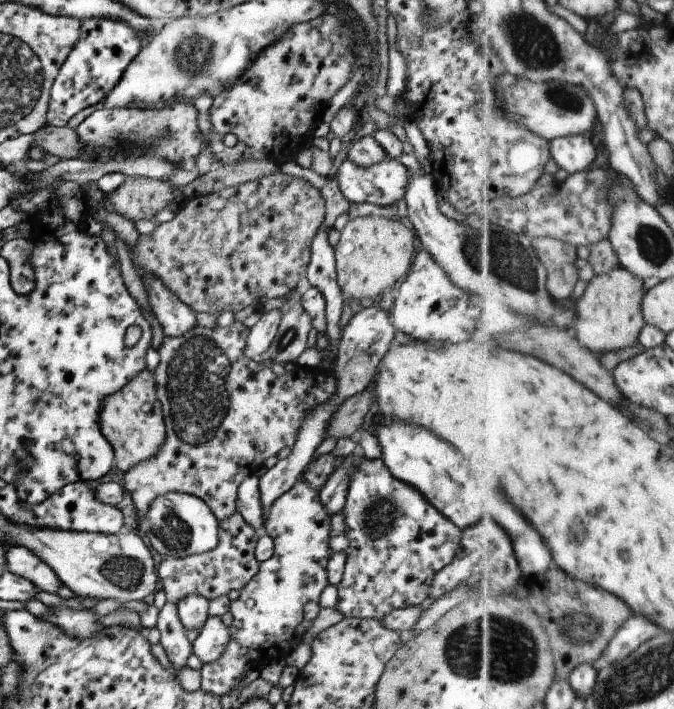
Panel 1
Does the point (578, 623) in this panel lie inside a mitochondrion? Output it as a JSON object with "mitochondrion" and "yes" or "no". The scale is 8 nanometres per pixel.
{"mitochondrion":"yes"}

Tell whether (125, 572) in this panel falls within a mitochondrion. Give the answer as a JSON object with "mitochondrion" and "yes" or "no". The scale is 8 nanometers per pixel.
{"mitochondrion":"yes"}

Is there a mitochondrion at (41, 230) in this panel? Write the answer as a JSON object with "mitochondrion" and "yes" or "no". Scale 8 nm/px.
{"mitochondrion":"no"}

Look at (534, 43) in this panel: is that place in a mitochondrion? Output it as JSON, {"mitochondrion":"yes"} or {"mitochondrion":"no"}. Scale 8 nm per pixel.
{"mitochondrion":"yes"}

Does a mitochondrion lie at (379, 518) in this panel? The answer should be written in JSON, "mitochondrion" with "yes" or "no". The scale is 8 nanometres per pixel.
{"mitochondrion":"yes"}

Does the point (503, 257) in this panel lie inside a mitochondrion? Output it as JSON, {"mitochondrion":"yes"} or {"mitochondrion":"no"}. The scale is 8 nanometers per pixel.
{"mitochondrion":"yes"}

